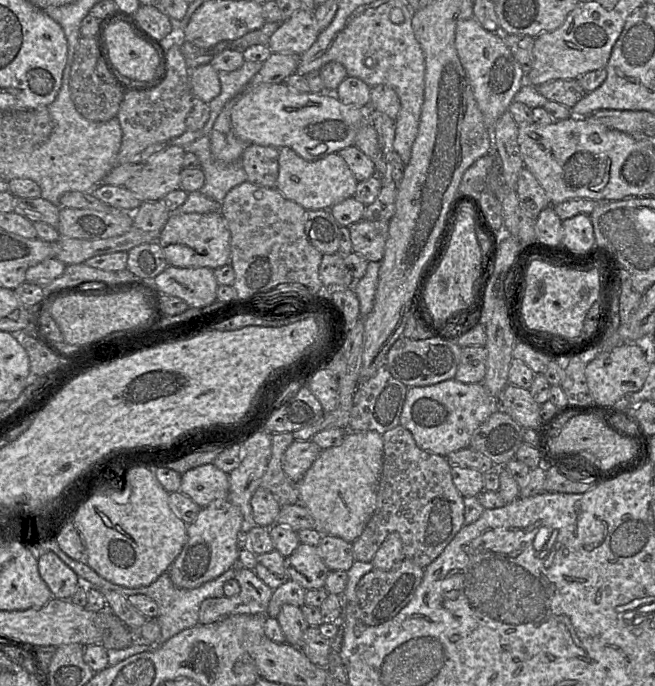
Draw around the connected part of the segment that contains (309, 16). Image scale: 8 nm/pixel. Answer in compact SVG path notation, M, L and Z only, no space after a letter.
M302 7L284 21L269 39L268 47L272 53L306 52L316 41L319 29L313 12Z

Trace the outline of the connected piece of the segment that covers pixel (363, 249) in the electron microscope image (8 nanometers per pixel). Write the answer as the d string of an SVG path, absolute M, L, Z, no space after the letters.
M362 219L348 226L353 252L367 261L380 262L384 255L388 235L387 221Z

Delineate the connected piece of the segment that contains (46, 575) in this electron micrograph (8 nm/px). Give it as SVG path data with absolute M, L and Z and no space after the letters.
M53 552L39 557L38 570L55 598L71 600L81 586L78 575Z

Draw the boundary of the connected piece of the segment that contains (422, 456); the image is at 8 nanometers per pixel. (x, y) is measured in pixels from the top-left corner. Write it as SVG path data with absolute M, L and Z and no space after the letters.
M398 425L383 433L382 438L383 469L378 486L377 505L362 534L352 544L354 561L371 562L385 538L392 532L398 532L404 557L424 569L442 553L465 525L464 497L453 483L451 465L447 458L420 449L409 430Z

